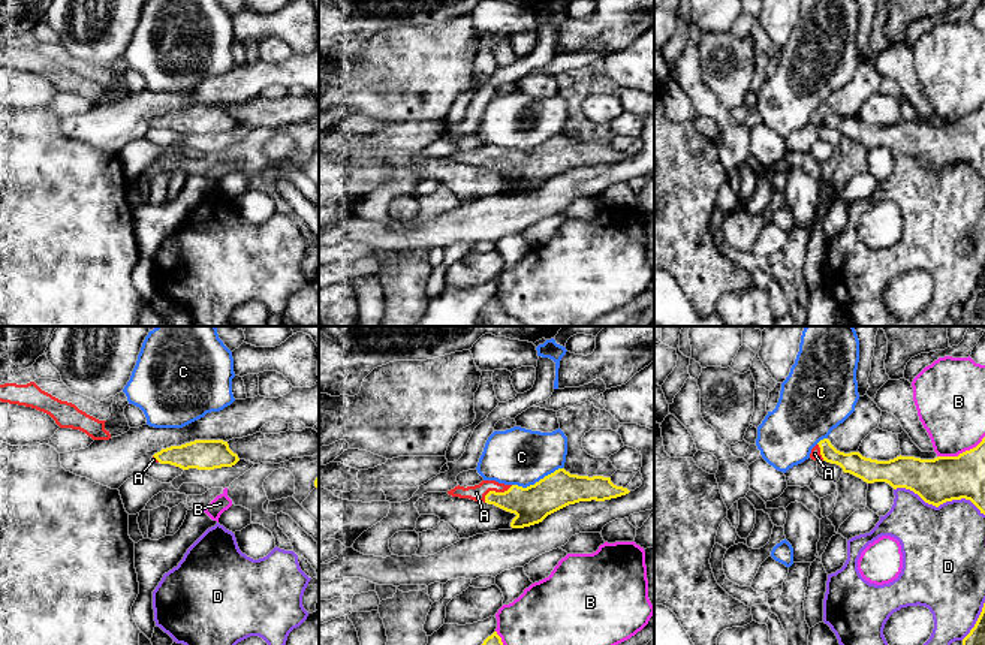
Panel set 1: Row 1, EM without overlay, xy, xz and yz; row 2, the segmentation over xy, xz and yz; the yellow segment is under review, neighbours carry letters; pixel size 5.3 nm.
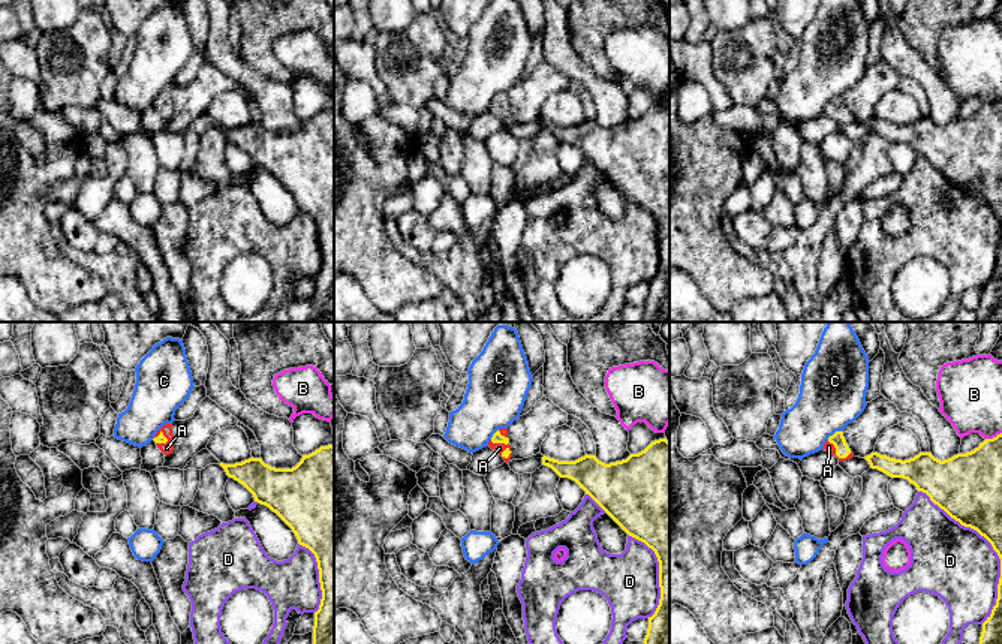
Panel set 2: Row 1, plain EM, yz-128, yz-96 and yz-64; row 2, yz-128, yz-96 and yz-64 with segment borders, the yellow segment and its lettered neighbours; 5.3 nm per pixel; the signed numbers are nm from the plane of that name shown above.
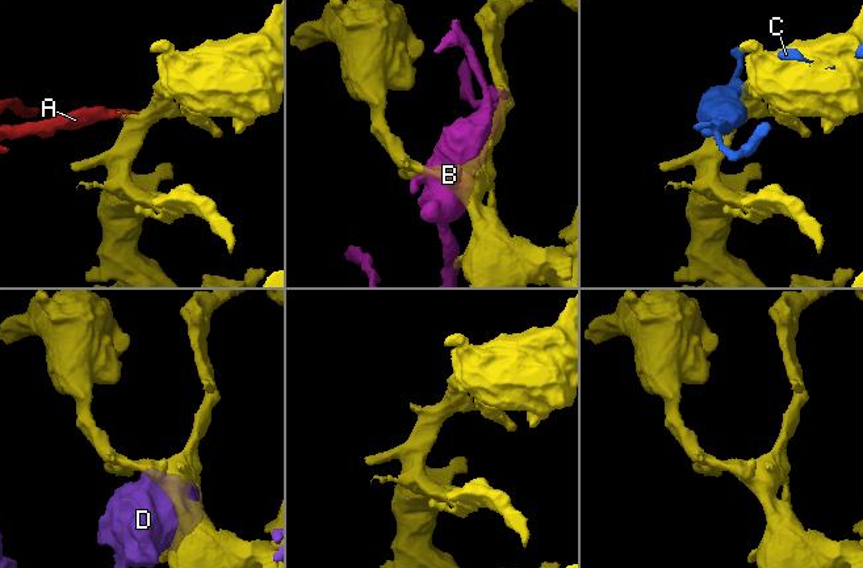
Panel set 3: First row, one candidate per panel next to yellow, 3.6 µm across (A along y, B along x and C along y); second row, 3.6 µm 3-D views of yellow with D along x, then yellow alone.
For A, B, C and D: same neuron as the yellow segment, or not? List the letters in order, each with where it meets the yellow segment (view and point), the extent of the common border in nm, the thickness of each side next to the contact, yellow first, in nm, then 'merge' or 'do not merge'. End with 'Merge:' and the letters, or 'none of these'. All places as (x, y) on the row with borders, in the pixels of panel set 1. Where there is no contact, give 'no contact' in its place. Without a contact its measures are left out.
A: contact xz (494, 491); length 180 nm; calibres 200 and 90 nm; merge
B: contact yz (963, 452); length 280 nm; calibres 240 and 360 nm; do not merge
C: contact xz (536, 482); length 280 nm; calibres 200 and 300 nm; do not merge
D: contact yz (939, 505); length 500 nm; calibres 240 and 440 nm; do not merge
Merge: A

